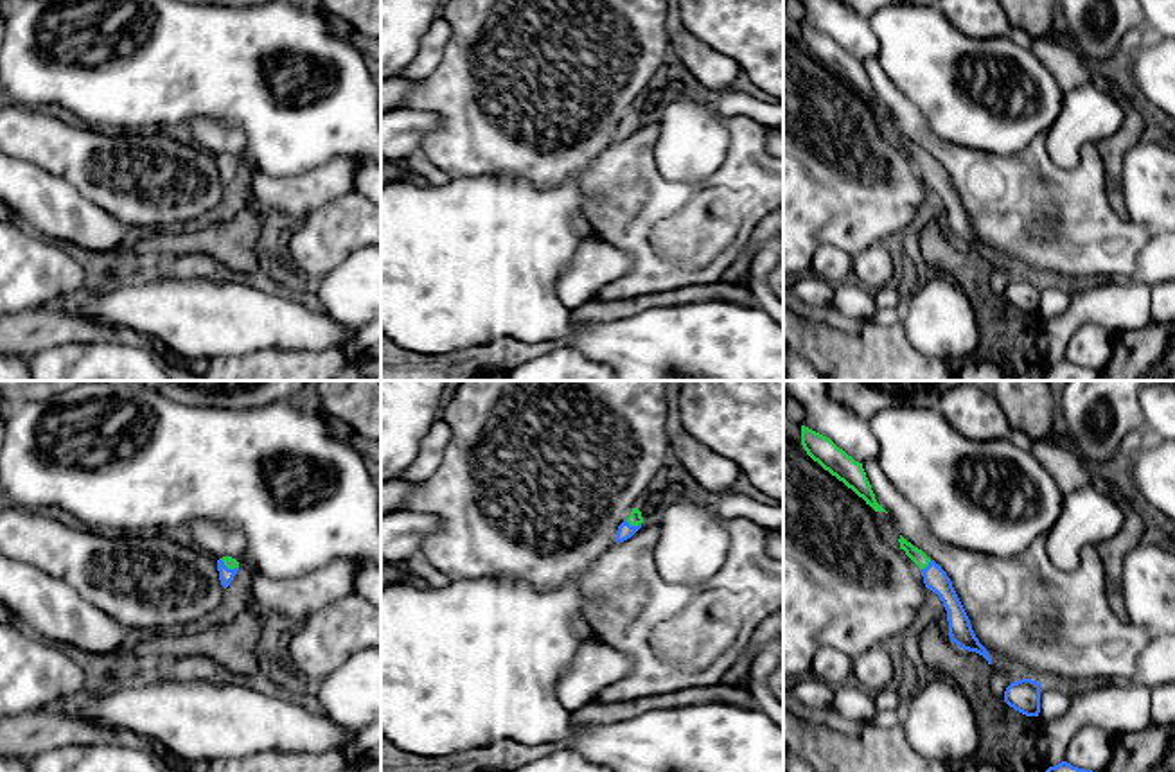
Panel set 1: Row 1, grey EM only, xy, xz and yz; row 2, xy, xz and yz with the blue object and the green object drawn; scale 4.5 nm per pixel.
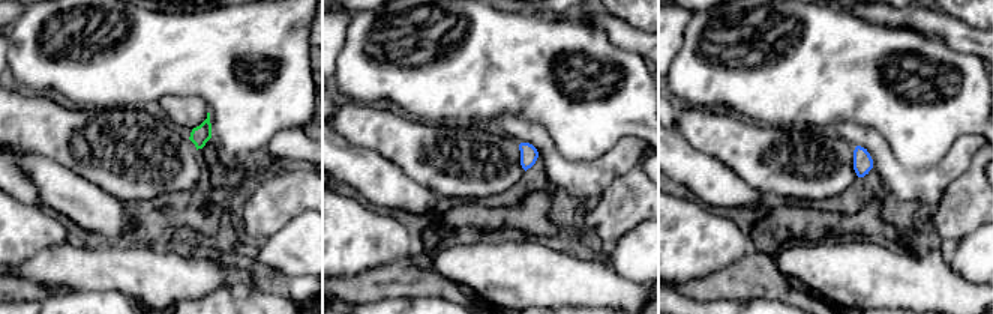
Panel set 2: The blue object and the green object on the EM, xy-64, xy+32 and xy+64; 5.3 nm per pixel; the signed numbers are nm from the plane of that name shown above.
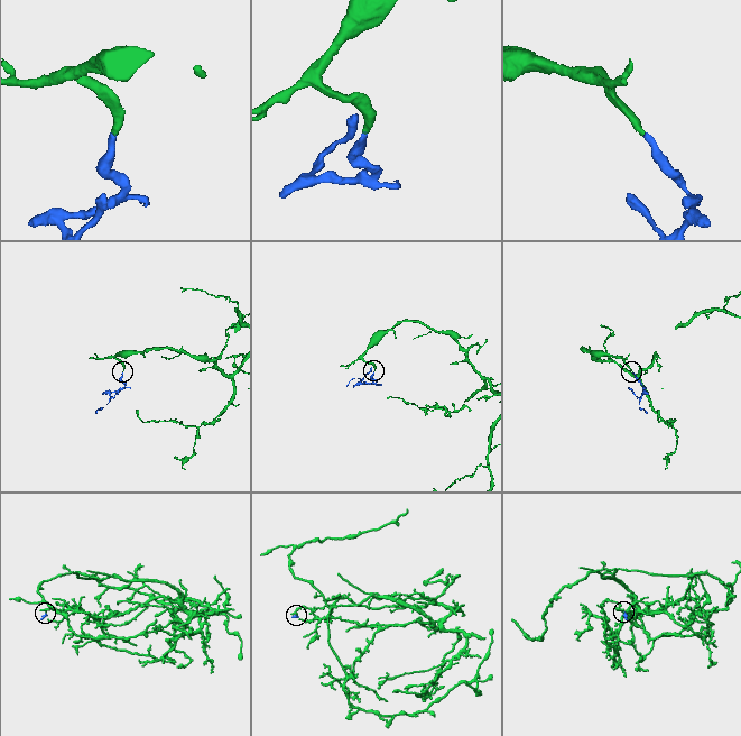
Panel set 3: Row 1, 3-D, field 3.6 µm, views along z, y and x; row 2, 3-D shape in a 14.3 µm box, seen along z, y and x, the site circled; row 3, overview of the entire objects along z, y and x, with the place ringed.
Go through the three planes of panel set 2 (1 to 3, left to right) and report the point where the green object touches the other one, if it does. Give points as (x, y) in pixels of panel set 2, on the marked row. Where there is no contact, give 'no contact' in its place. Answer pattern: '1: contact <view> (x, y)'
1: no contact
2: no contact
3: no contact

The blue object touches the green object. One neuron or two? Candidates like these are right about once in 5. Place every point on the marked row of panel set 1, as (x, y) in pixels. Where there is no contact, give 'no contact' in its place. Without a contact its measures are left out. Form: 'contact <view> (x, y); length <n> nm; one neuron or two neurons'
contact xz (633, 526); length 80 nm; one neuron

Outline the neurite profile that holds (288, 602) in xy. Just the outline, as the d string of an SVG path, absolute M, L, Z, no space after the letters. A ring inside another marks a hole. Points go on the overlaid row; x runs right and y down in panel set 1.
M192 521L189 524L192 546L216 557L232 557L250 576L252 603L268 614L275 627L298 628L316 610L345 598L354 591L354 558L336 558L325 567L293 580L262 576L246 553L246 540L230 526L217 521Z

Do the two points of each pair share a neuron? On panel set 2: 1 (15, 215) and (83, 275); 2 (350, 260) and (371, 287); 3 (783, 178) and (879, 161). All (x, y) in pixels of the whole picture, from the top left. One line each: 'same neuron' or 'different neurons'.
1: different neurons
2: different neurons
3: different neurons

